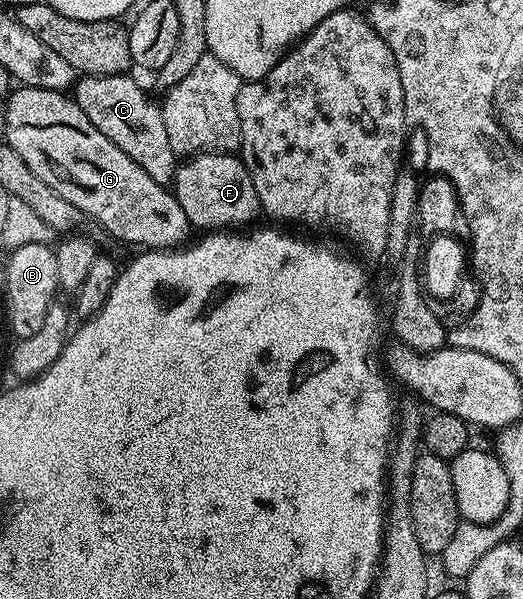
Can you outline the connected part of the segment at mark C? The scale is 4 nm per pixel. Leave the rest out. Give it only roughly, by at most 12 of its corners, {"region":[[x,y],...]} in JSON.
{"region":[[133,76],[77,78],[74,101],[169,186],[180,164],[161,104]]}

